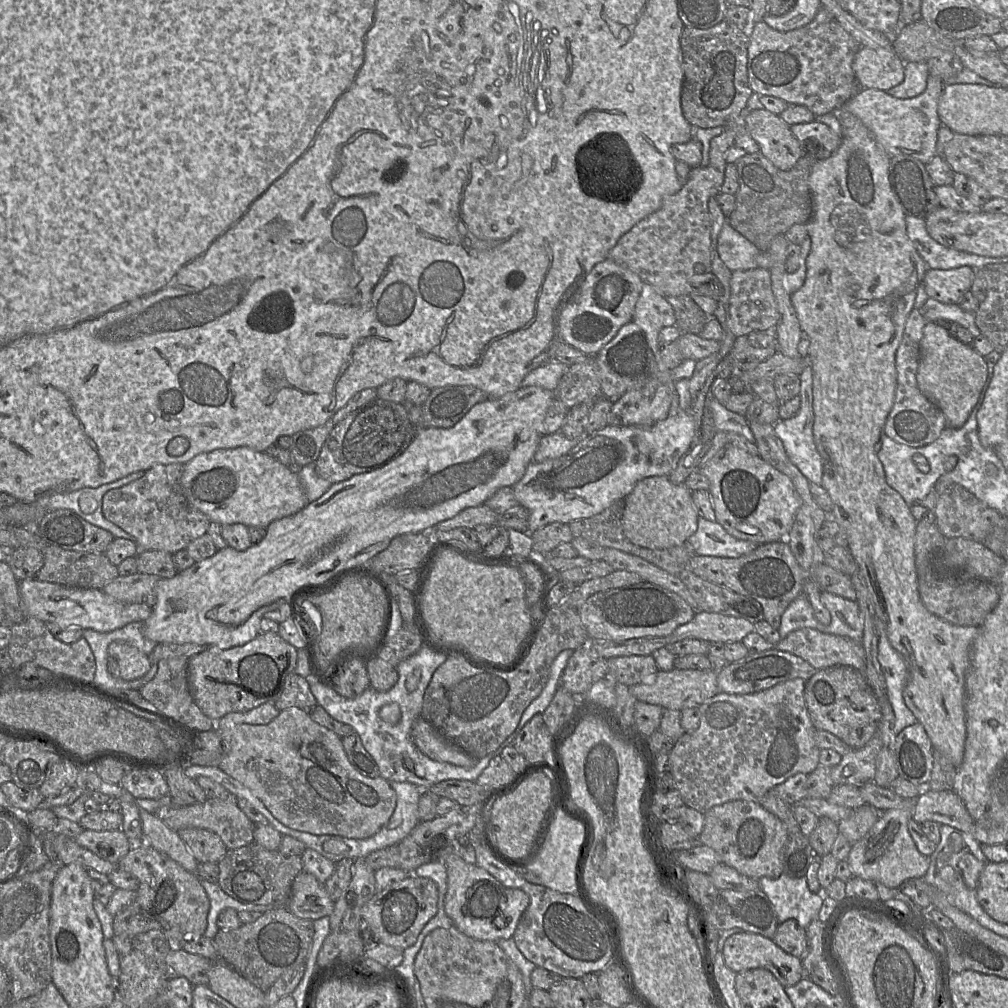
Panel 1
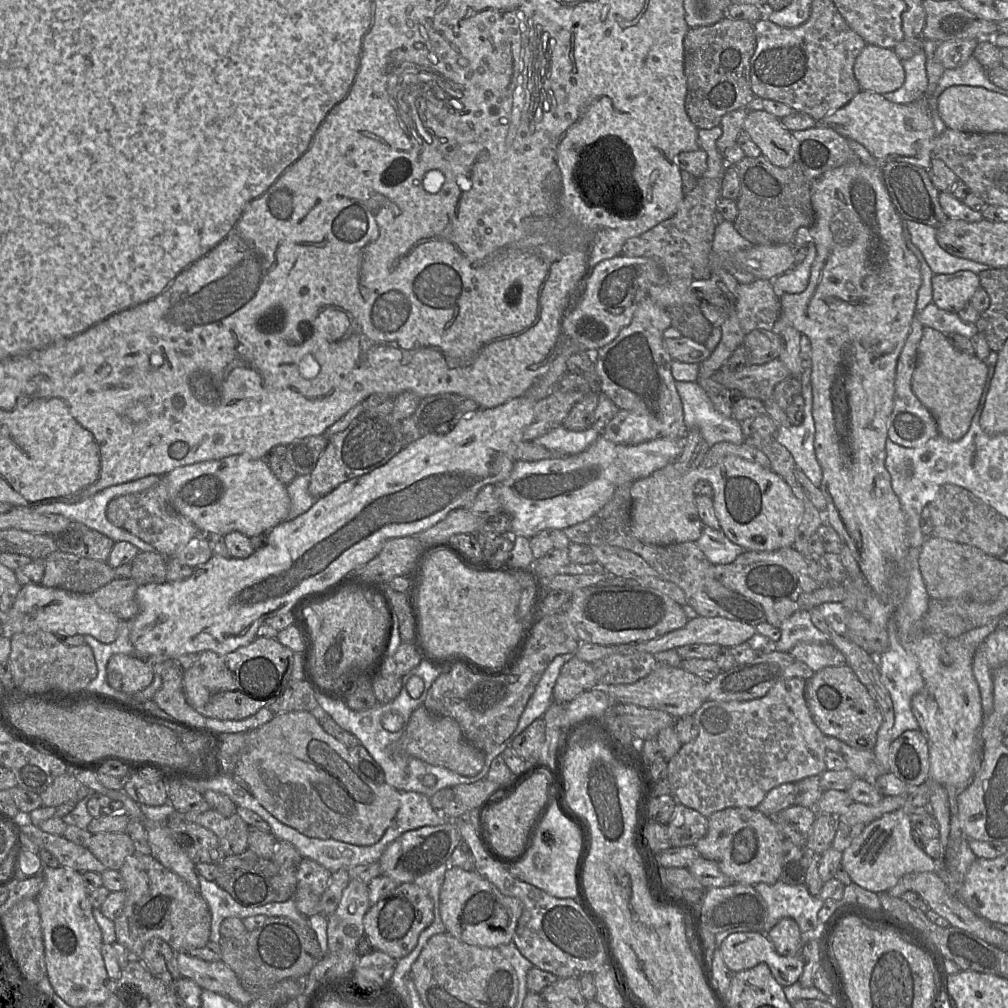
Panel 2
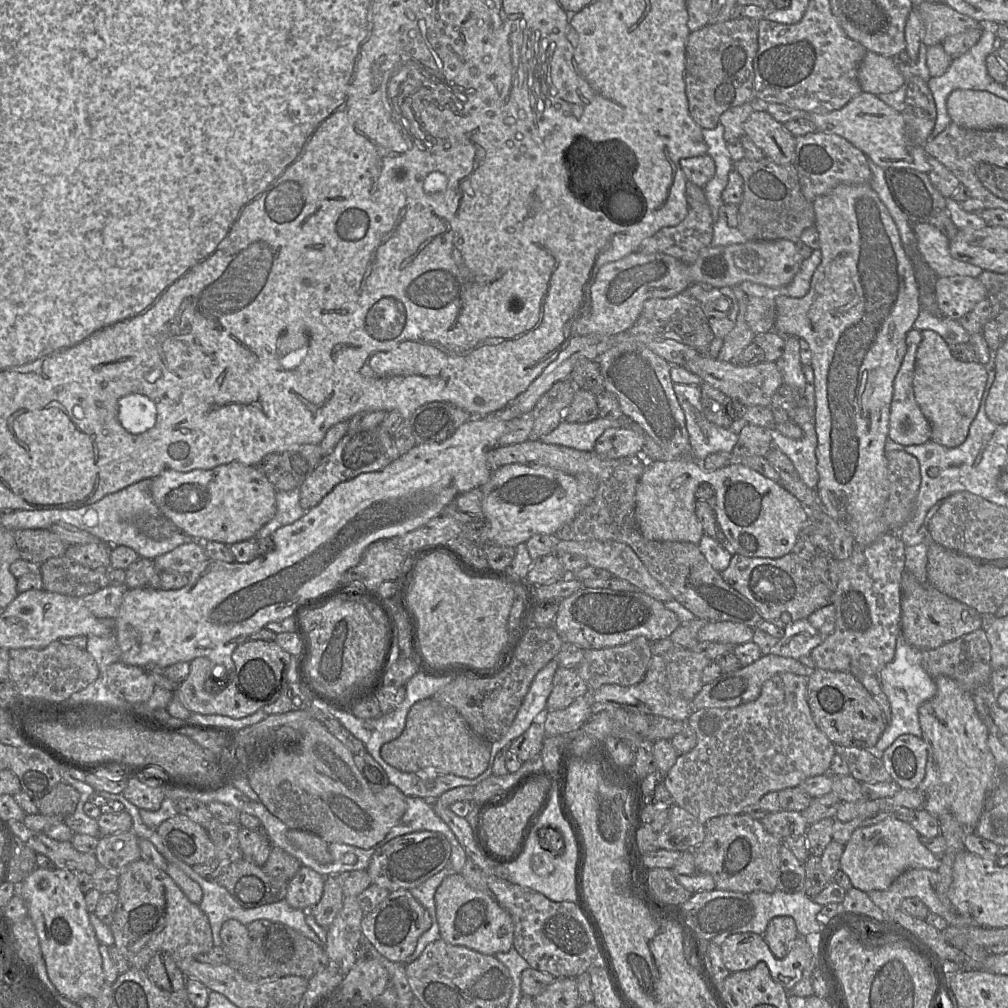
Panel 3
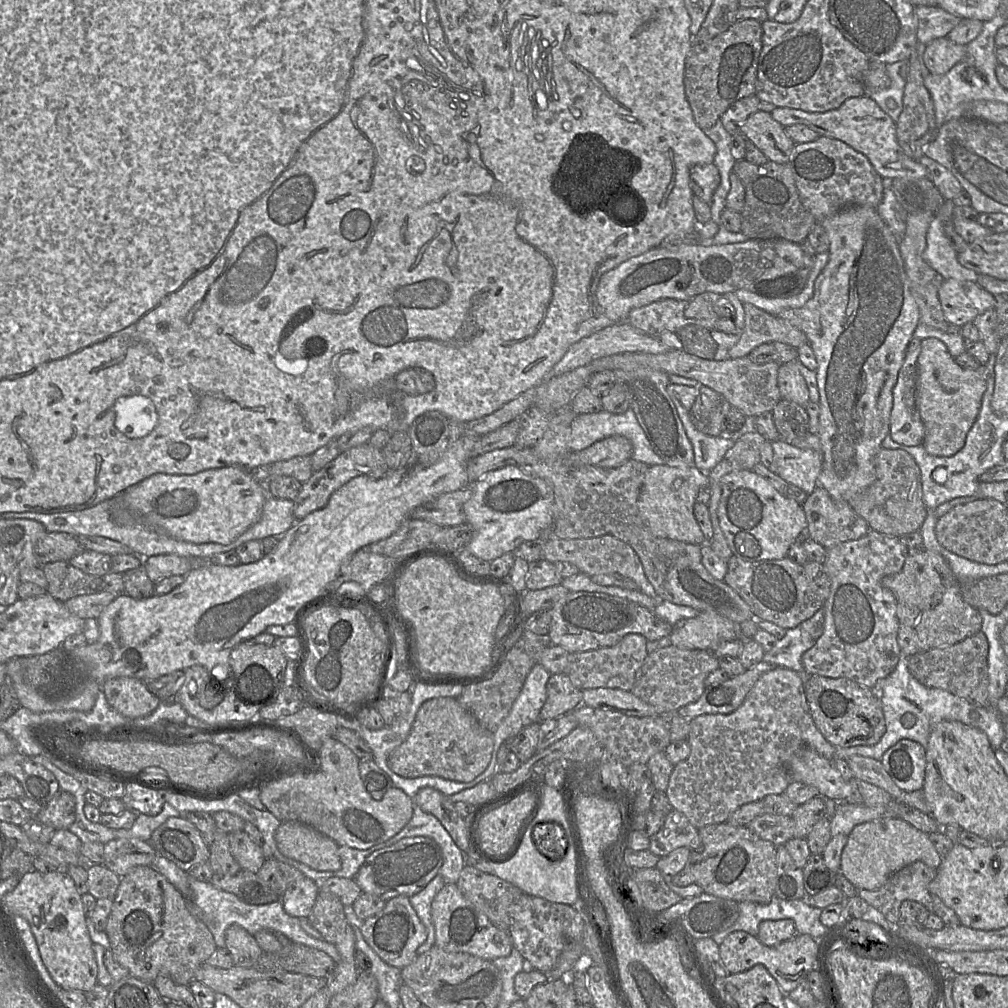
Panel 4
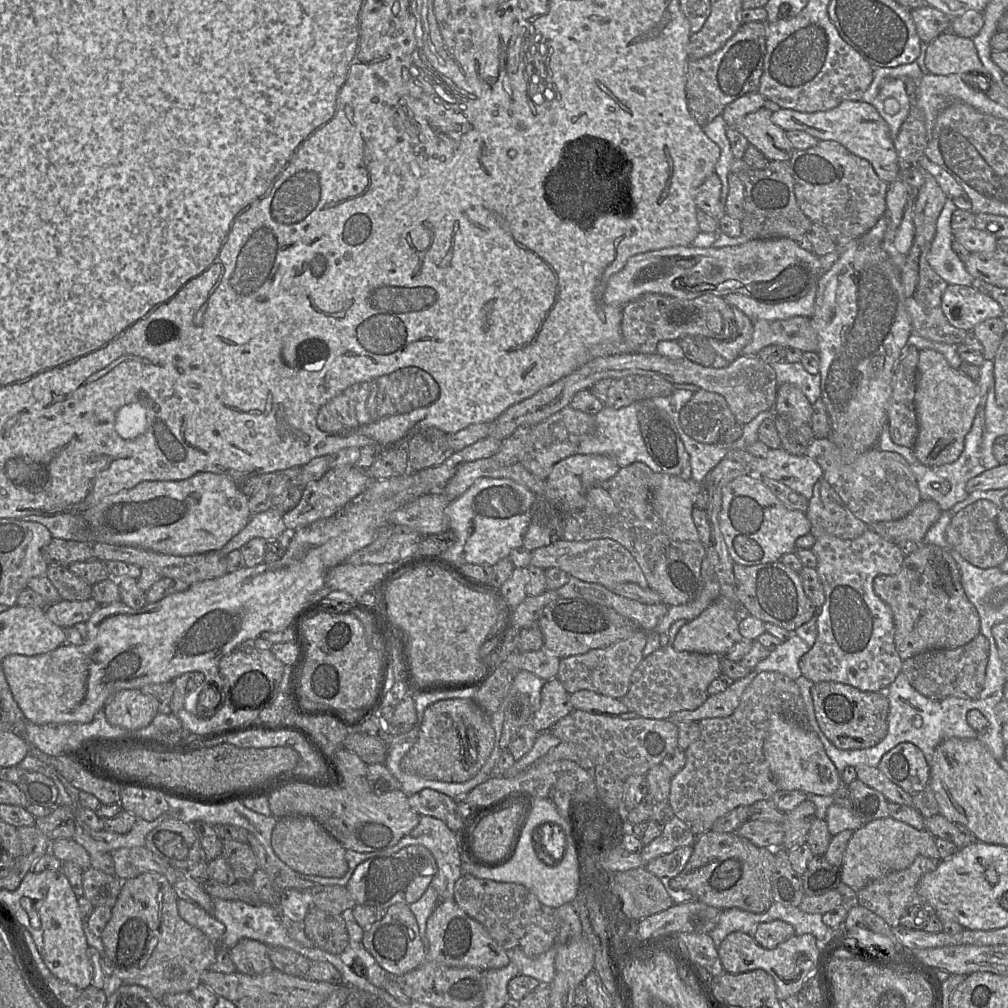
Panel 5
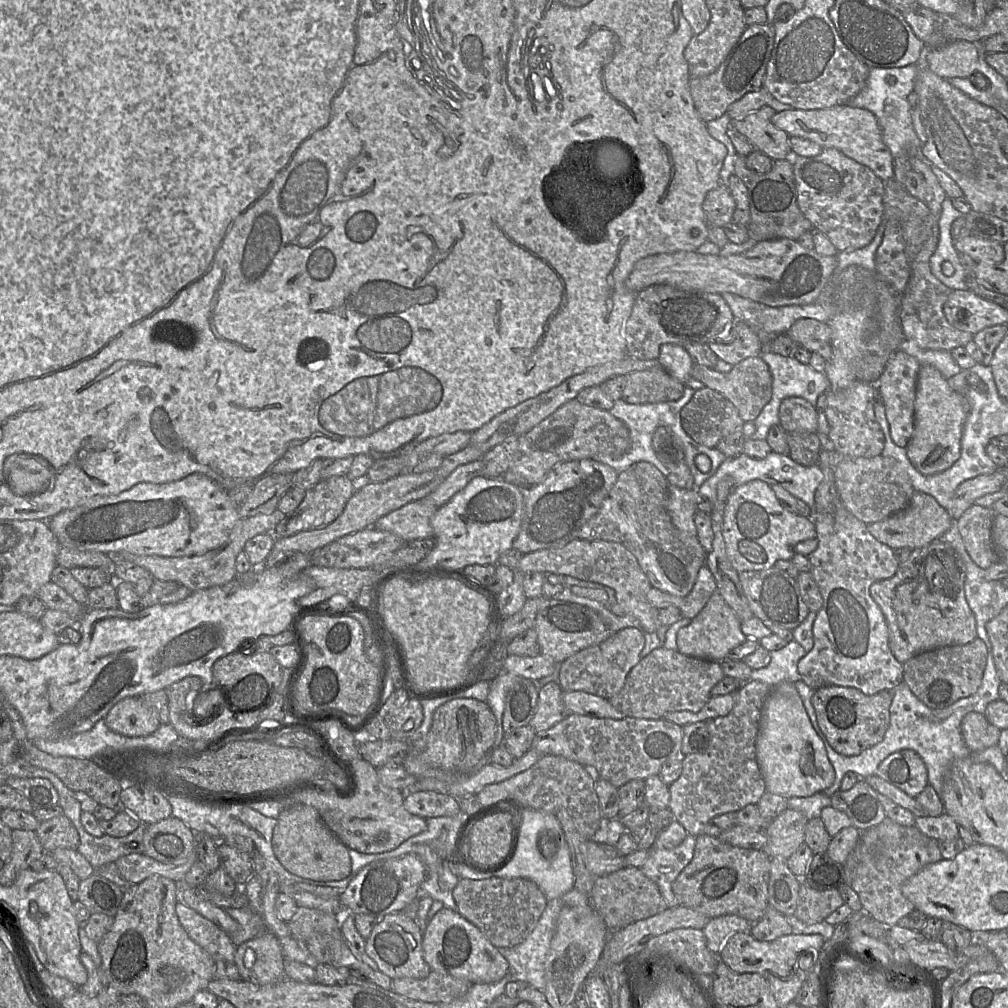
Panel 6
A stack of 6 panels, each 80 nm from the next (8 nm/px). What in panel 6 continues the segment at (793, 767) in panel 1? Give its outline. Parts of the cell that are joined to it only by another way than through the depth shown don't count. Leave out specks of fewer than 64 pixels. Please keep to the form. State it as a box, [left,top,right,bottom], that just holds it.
[669,680,774,837]

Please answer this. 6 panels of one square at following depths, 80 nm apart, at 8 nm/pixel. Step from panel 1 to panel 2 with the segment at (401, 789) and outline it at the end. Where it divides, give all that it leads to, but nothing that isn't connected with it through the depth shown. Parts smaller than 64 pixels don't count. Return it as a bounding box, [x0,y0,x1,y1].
[389,791,447,837]

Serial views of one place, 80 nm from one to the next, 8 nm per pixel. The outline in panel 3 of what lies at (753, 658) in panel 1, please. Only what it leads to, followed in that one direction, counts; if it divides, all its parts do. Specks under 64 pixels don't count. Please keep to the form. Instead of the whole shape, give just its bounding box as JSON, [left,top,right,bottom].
[691,654,810,712]

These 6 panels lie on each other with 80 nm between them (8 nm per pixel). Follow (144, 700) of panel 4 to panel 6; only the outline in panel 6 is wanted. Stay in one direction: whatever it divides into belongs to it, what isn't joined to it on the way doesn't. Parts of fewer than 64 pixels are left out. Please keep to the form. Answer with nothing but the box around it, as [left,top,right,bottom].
[105,697,161,737]

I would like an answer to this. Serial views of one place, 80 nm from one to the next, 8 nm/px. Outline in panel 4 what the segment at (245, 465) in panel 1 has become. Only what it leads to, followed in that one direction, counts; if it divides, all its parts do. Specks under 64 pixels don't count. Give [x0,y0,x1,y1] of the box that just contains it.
[115,466,268,545]

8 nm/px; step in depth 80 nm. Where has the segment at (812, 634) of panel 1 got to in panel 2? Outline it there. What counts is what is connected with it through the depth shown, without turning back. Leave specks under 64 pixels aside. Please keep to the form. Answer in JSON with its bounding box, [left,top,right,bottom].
[790,642,846,673]

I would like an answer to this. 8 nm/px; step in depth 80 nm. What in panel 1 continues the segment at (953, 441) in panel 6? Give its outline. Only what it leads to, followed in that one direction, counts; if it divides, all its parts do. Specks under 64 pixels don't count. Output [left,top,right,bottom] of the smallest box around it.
[917,323,987,429]

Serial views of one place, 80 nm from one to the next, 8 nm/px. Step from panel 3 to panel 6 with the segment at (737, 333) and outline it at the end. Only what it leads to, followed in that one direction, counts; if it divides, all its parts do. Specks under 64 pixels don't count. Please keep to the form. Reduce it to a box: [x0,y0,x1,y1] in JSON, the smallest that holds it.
[786,318,832,361]

